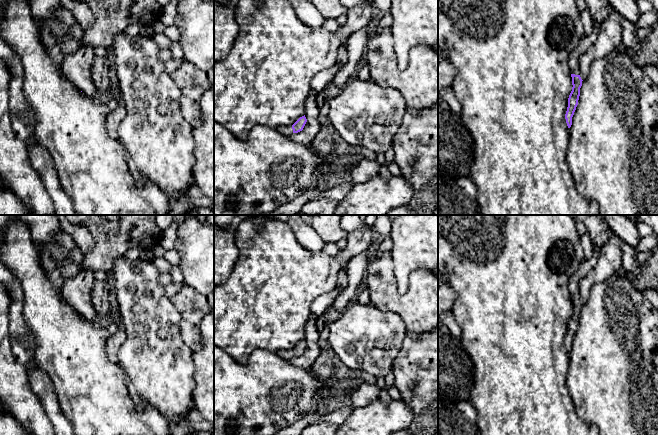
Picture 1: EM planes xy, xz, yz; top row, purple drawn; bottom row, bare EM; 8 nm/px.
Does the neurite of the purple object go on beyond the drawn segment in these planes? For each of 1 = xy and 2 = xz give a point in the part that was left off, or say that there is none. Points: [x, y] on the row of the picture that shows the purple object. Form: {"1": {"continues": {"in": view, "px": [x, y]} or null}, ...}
{"1": {"continues": null}, "2": {"continues": {"in": "xz", "px": [286, 130]}}}

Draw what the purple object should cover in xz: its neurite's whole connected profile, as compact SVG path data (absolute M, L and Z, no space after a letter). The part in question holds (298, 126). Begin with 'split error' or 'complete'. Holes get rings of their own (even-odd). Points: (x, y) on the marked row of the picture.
split error | M304 116L300 117L293 125L291 126L281 126L280 127L280 133L284 134L284 135L291 135L293 133L298 133L300 131L303 130L305 124L307 122L307 119Z

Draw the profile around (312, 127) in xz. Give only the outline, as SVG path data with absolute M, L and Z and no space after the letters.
M310 92L305 102L305 117L307 122L302 131L289 135L289 139L304 146L310 146L321 129L317 95Z

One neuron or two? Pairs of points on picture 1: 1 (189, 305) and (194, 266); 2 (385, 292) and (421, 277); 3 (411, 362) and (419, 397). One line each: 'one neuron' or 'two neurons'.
1: two neurons
2: one neuron
3: one neuron

